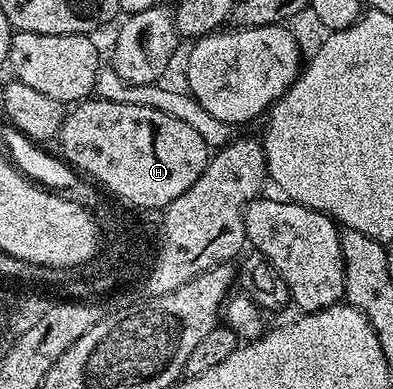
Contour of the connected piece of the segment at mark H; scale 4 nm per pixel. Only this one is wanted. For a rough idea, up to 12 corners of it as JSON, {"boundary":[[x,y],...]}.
{"boundary":[[96,96],[64,116],[62,160],[162,210],[209,146],[153,107]]}

